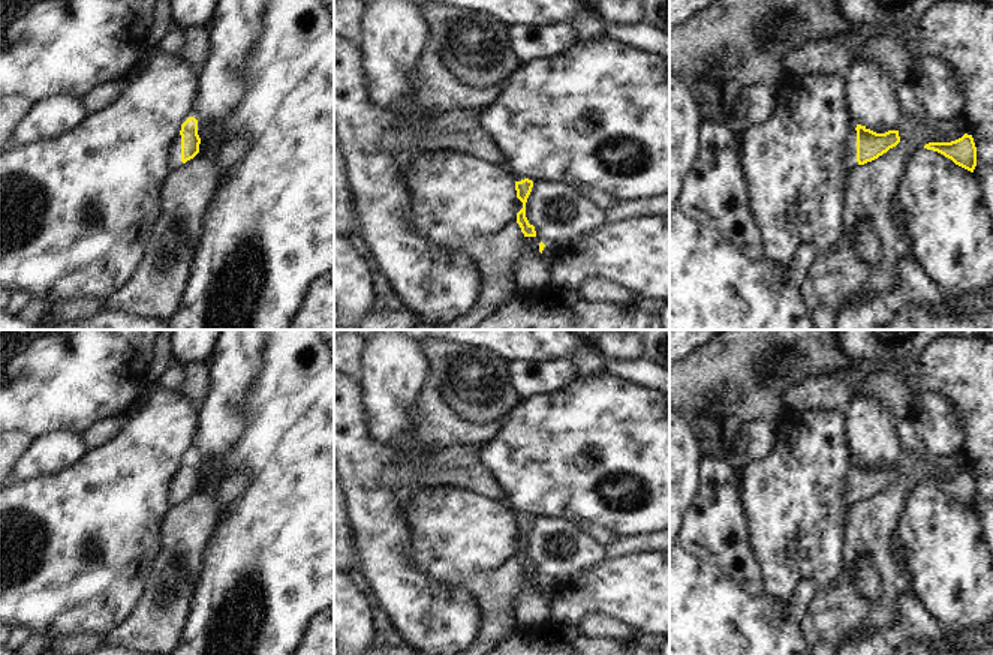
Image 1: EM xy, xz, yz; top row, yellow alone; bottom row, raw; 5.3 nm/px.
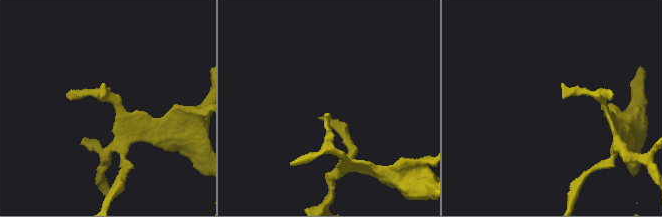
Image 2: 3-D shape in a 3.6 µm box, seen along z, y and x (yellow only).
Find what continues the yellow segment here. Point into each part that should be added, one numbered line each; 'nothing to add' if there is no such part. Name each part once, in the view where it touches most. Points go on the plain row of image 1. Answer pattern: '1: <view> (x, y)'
1: yz (851, 498)

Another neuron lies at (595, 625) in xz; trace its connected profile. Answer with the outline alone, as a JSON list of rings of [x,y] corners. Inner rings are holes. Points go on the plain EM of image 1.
[[[596,612],[586,613],[578,622],[578,630],[586,637],[604,640],[634,640],[638,636],[625,622]]]

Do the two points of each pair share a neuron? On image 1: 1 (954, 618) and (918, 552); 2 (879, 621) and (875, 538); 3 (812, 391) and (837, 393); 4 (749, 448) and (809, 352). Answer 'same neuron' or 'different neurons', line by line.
1: same neuron
2: same neuron
3: same neuron
4: different neurons

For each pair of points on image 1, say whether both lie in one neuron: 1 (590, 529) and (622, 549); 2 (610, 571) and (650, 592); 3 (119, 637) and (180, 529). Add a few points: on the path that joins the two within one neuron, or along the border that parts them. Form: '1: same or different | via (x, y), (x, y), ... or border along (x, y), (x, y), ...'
1: different | border along (616, 537), (605, 547)
2: same | via (620, 582), (626, 588), (640, 589)
3: same | via (147, 615), (171, 591), (172, 558)

